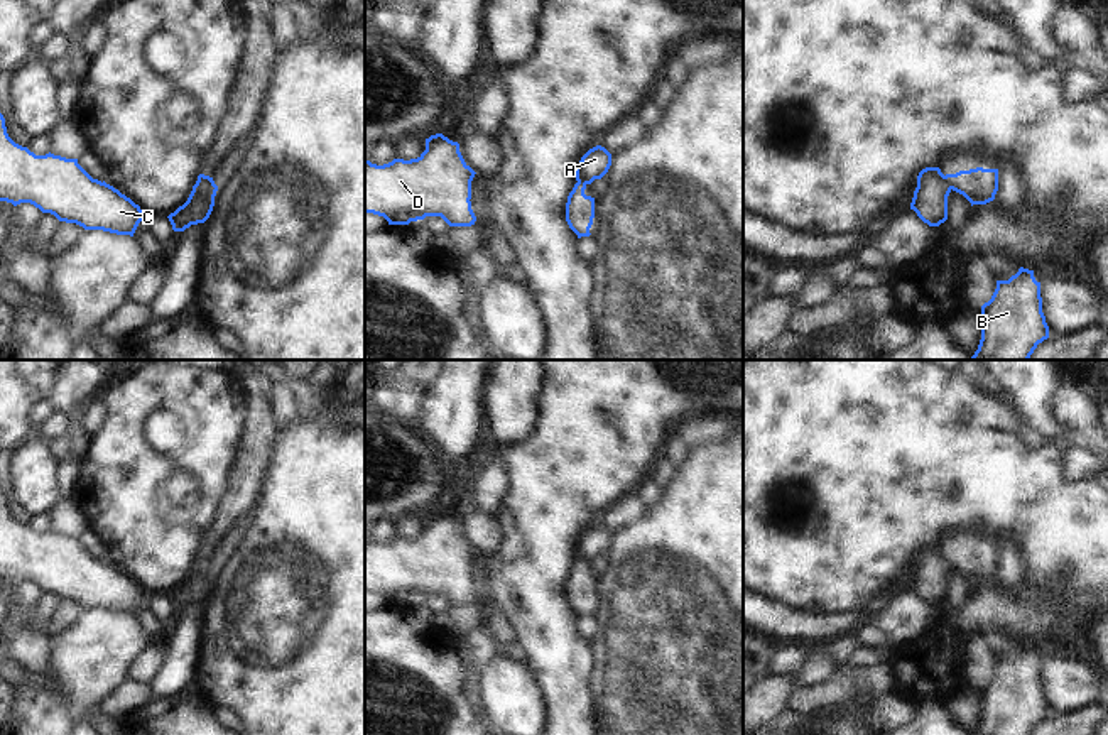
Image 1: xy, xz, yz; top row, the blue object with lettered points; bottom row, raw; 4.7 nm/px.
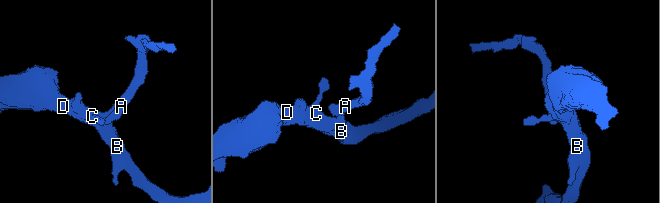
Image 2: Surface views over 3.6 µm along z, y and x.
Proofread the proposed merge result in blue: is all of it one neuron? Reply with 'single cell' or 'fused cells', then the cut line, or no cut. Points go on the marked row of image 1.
fused cells; cut yz (943, 176), (951, 188)

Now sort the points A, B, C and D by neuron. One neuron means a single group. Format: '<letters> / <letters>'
A / B C D

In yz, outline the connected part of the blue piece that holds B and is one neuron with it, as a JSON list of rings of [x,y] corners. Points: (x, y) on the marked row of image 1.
[[[1020,267],[981,306],[981,340],[971,360],[1029,360],[1049,338],[1042,313],[1040,282],[1034,270]]]

